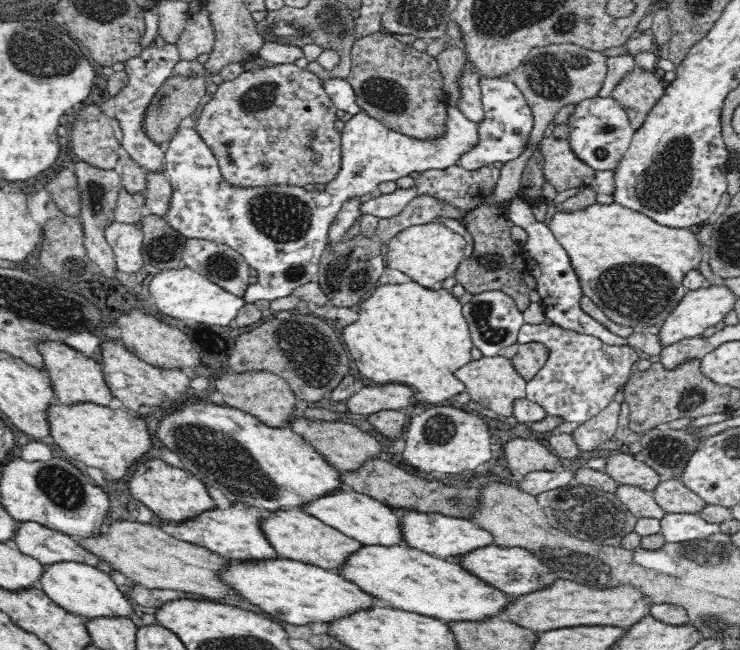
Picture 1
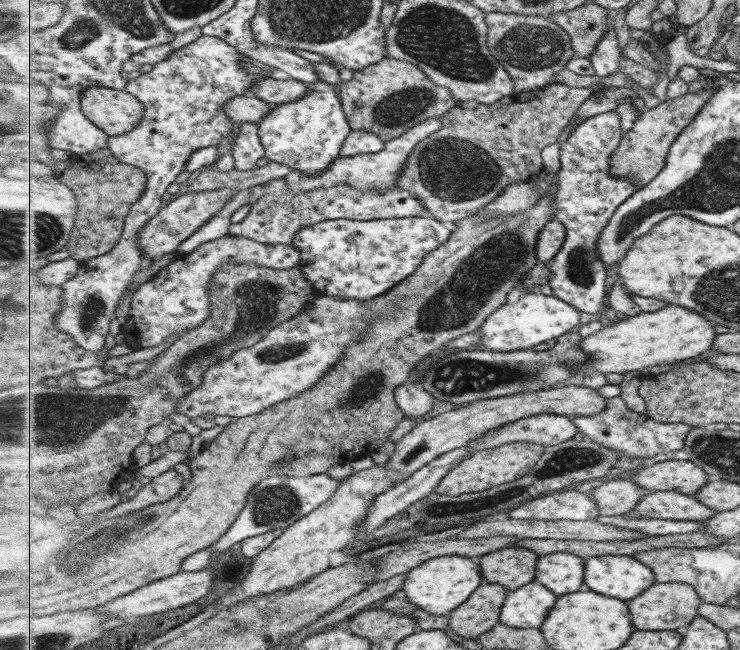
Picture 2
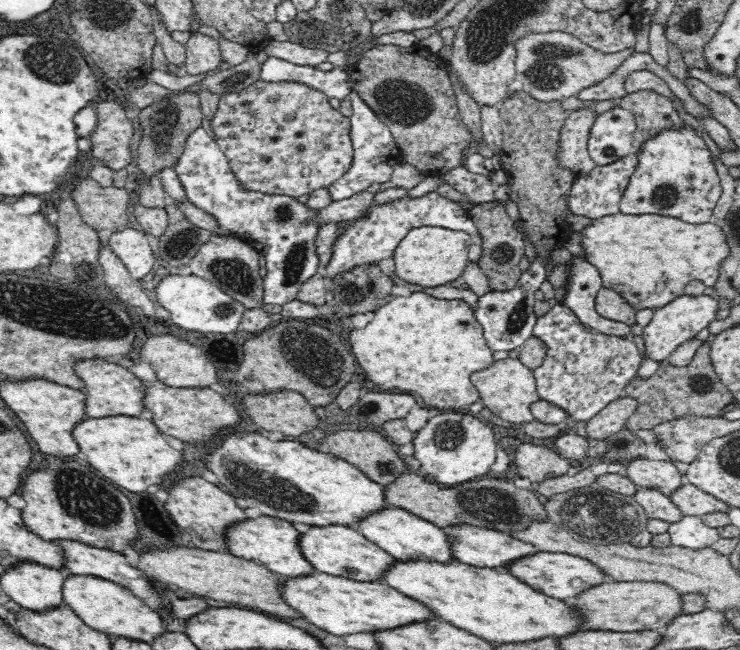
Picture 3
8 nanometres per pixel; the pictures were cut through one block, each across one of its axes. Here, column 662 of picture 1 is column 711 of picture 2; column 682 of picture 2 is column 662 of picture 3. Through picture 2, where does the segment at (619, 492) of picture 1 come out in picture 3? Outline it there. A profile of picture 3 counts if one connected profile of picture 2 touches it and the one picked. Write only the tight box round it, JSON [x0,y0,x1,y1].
[634,488,685,523]

